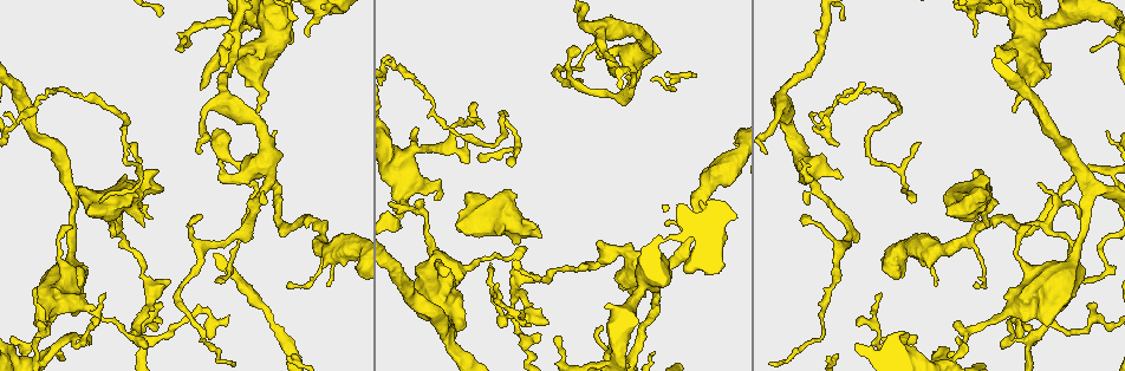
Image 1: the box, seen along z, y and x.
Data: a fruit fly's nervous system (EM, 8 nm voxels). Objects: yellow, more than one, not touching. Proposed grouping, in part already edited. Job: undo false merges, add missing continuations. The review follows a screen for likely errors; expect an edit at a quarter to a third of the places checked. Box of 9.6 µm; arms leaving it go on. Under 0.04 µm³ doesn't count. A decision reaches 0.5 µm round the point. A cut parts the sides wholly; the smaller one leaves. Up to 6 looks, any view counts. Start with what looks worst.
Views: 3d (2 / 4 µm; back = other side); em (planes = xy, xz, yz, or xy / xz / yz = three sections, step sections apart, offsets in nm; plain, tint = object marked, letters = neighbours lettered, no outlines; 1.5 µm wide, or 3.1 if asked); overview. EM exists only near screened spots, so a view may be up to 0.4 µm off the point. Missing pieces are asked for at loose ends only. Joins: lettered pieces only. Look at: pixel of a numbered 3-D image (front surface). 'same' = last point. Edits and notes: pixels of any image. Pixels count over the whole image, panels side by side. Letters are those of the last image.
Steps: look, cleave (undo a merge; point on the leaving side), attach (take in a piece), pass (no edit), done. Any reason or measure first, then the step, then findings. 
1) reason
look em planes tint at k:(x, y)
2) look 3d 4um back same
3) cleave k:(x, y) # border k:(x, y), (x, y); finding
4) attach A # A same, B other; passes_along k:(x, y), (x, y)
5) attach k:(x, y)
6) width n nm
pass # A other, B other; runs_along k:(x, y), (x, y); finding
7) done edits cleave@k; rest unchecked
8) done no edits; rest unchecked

branch point
look em 3.1um planes tint at 1:(504, 223)

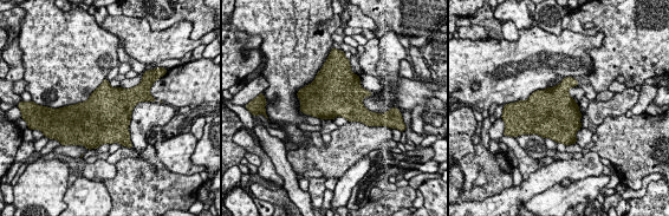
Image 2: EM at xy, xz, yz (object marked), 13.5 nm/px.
see the neighbours
look em 3.1um planes letters same

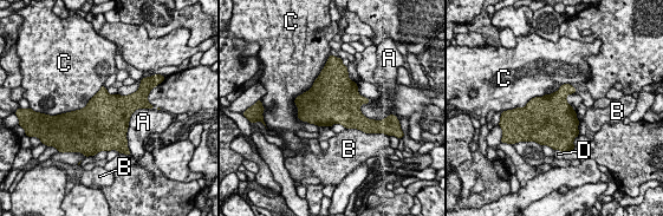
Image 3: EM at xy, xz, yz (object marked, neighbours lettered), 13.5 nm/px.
pass # A other, B other, C other, D other; border 3:(320, 72), (294, 99), (317, 126); all the same neuron

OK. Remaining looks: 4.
narrows sharply
look 3d 4um back at 1:(31, 347)

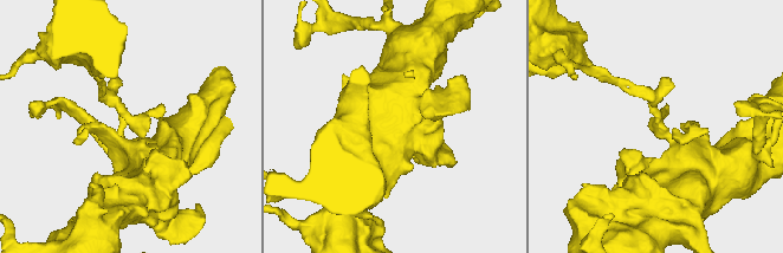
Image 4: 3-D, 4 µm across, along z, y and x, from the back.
shape alone is not enough
look em planes tint at 4:(659, 124)

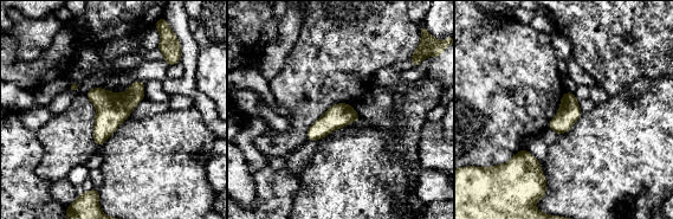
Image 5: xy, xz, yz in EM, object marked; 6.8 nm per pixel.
what lies round it
look em planes letters same

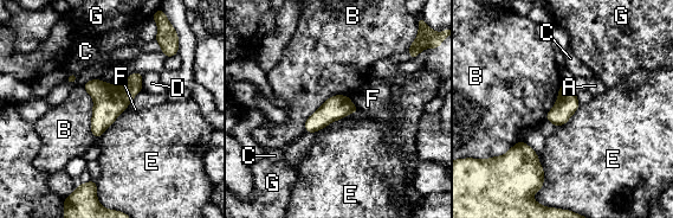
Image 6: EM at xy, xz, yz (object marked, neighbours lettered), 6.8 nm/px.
longest_contact B 400 nm
cleave 6:(108, 102) # A other, B other, C other, D other, E other, F other, G other; border 6:(120, 87), (120, 94), (128, 103); two neurons meet here

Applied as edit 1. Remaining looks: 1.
done edits cleave@6; rest unchecked

